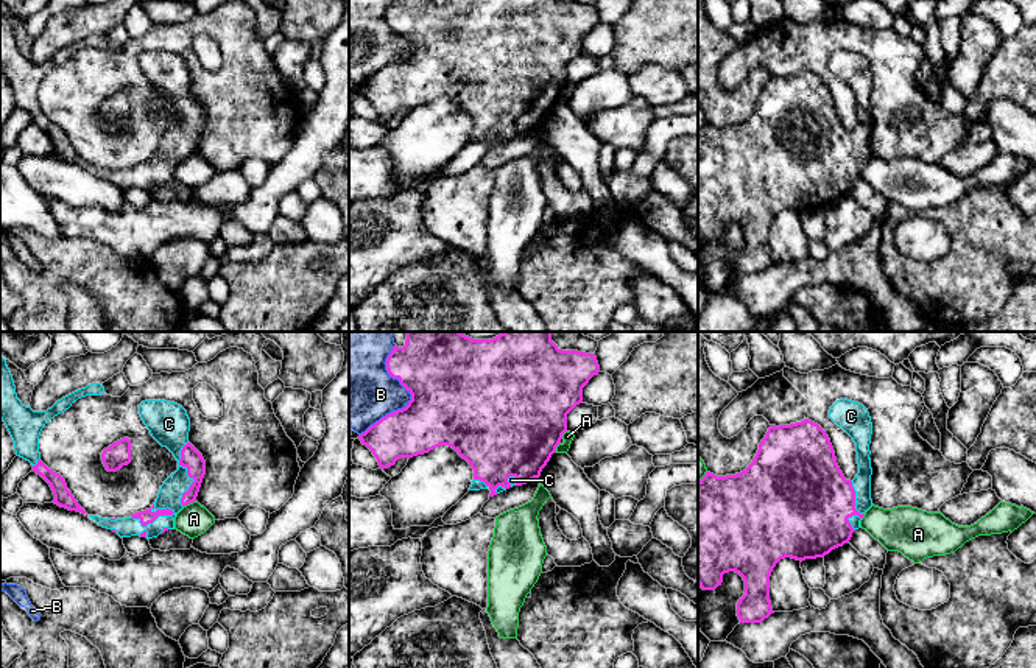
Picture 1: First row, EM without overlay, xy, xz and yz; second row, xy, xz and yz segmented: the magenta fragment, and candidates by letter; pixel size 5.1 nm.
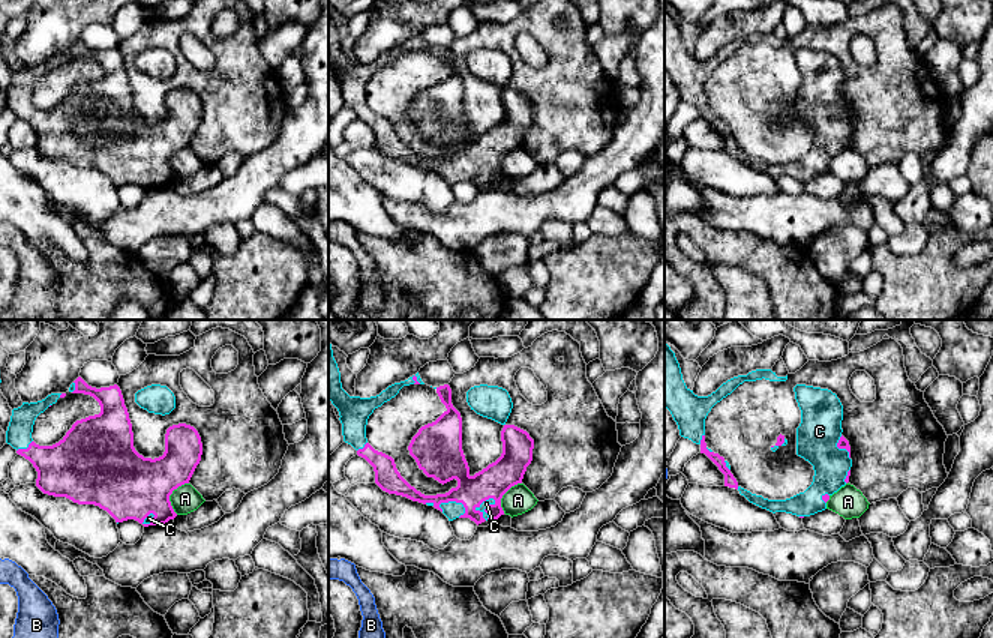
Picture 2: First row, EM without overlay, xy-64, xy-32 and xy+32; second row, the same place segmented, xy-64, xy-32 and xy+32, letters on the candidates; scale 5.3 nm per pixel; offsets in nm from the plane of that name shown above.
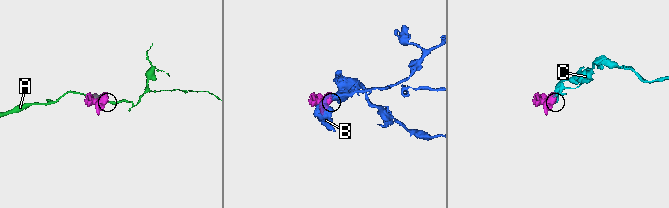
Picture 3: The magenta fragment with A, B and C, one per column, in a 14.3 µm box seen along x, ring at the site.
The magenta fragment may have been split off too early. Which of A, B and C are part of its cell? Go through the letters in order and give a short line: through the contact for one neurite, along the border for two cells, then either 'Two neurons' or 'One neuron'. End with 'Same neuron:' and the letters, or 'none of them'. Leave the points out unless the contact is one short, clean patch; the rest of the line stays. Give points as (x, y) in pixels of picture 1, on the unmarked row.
A: Two neurons
B: Two neurons
C: One neuron
Same neuron: C

